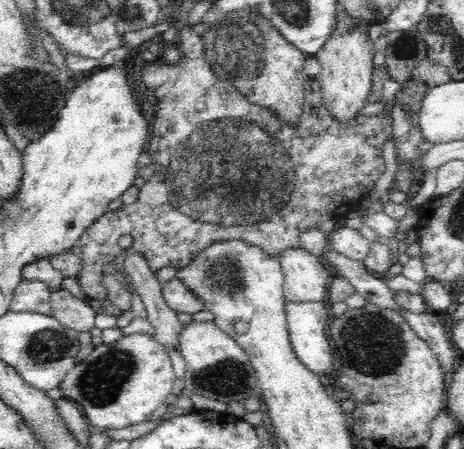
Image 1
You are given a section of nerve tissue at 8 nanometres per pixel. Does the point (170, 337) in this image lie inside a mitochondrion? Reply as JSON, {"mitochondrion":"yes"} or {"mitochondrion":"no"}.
{"mitochondrion":"no"}

